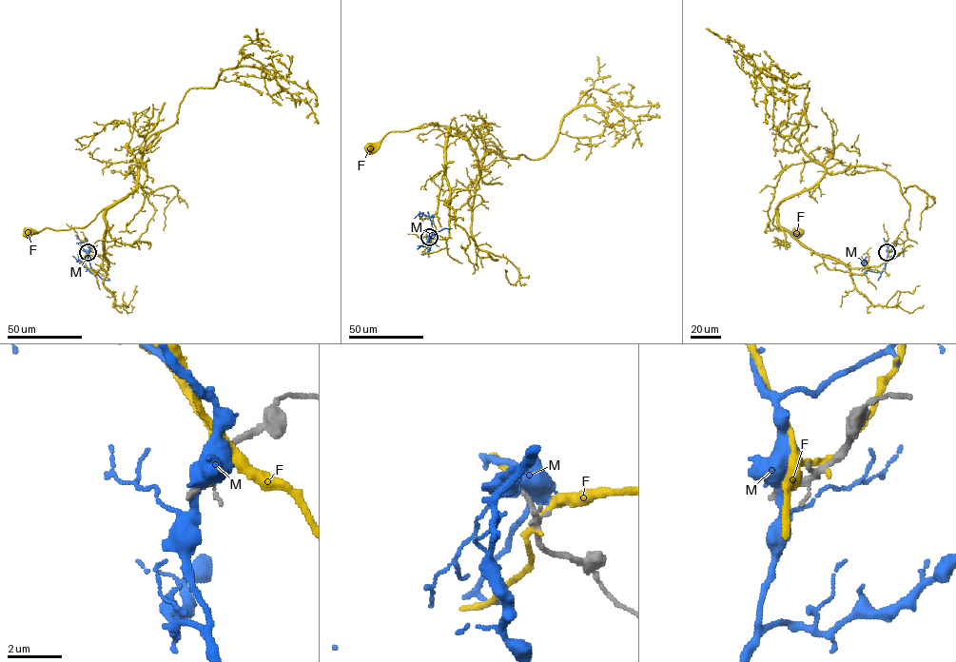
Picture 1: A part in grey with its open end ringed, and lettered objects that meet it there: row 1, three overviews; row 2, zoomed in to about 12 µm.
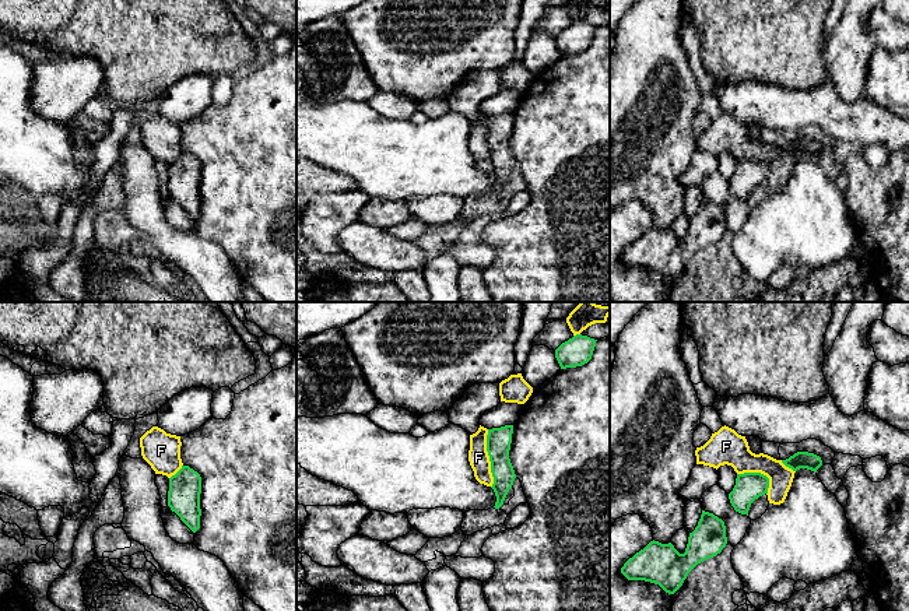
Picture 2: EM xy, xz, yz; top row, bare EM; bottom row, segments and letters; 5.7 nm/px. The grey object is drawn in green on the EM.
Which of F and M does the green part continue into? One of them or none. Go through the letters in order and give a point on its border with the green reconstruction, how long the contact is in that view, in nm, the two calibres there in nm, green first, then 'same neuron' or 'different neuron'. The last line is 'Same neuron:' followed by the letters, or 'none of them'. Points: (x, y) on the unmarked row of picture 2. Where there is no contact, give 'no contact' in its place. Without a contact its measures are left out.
F: meets green in xz at (490, 146); contact 340 nm long; 140 nm thick on the green side, 120 nm on the other; different neuron
M: no contact; different neuron
Same neuron: none of them

